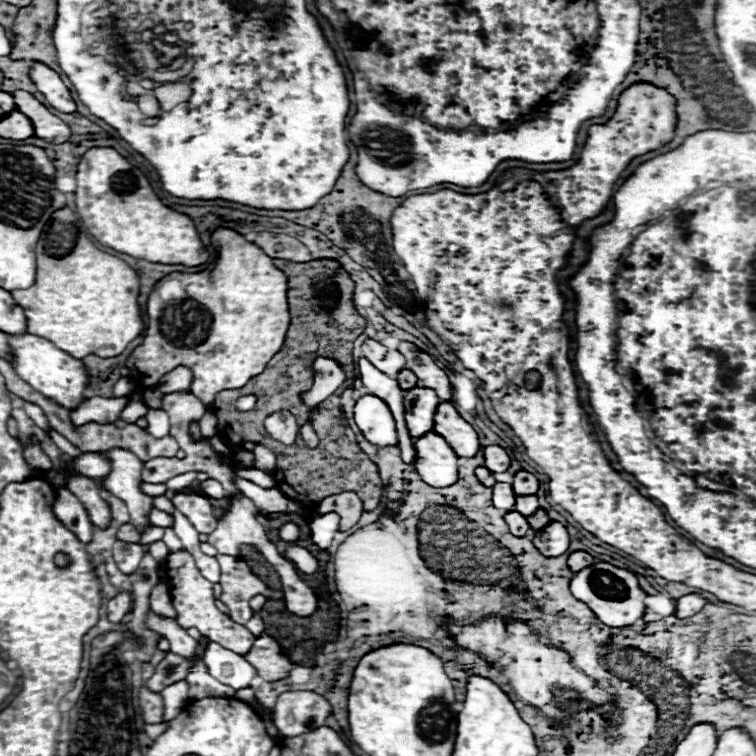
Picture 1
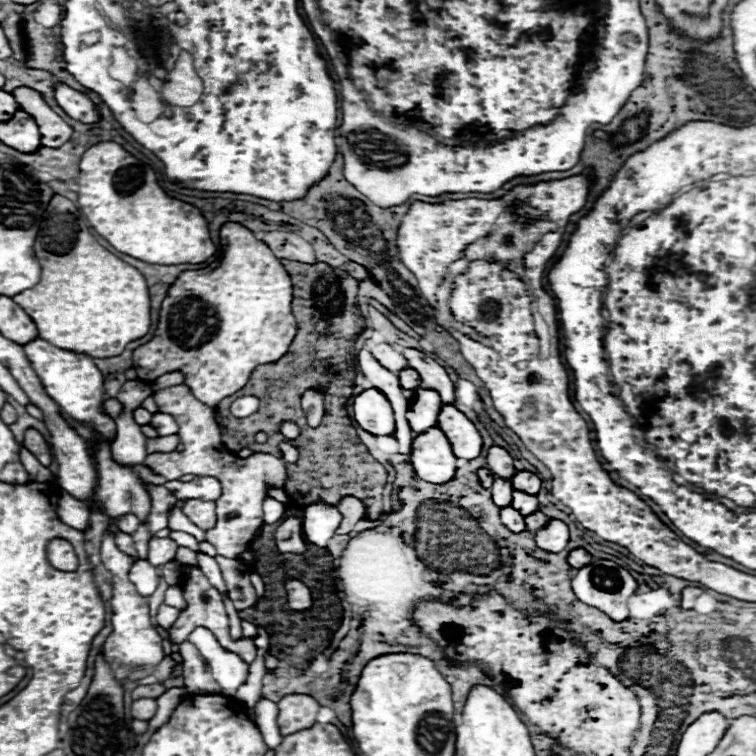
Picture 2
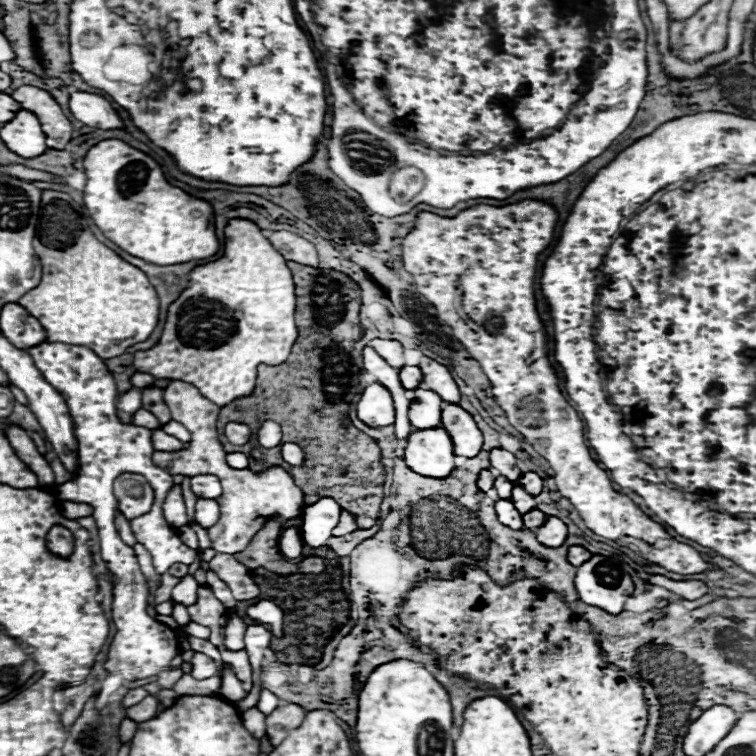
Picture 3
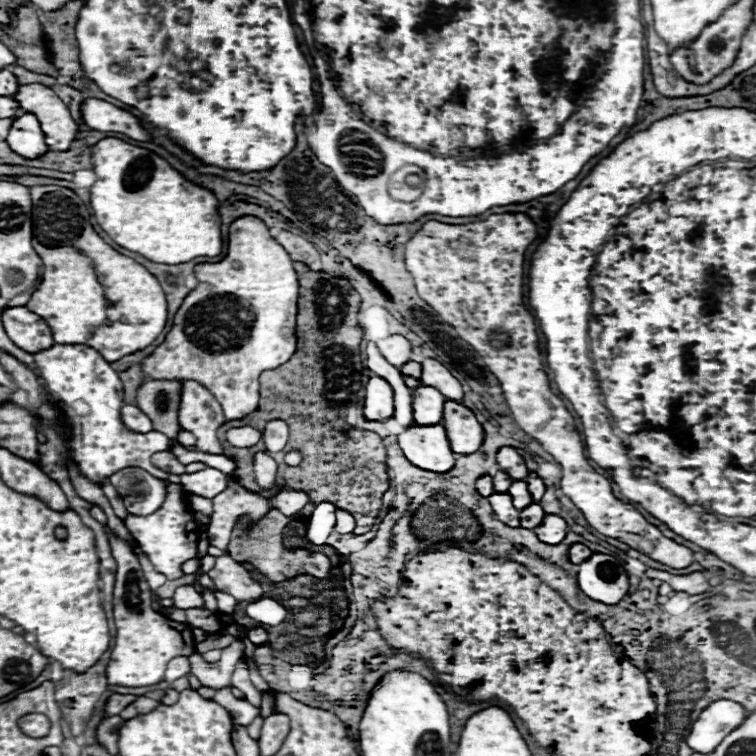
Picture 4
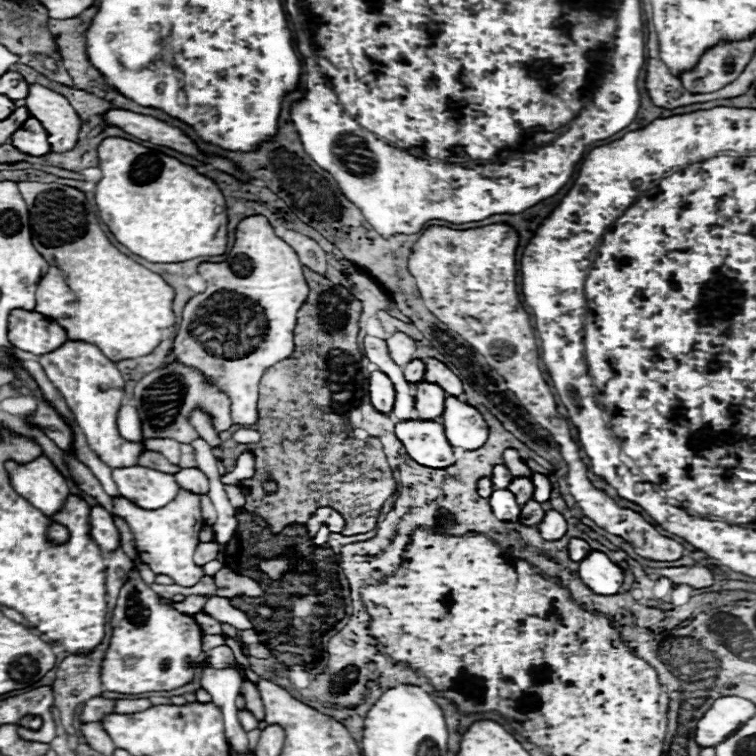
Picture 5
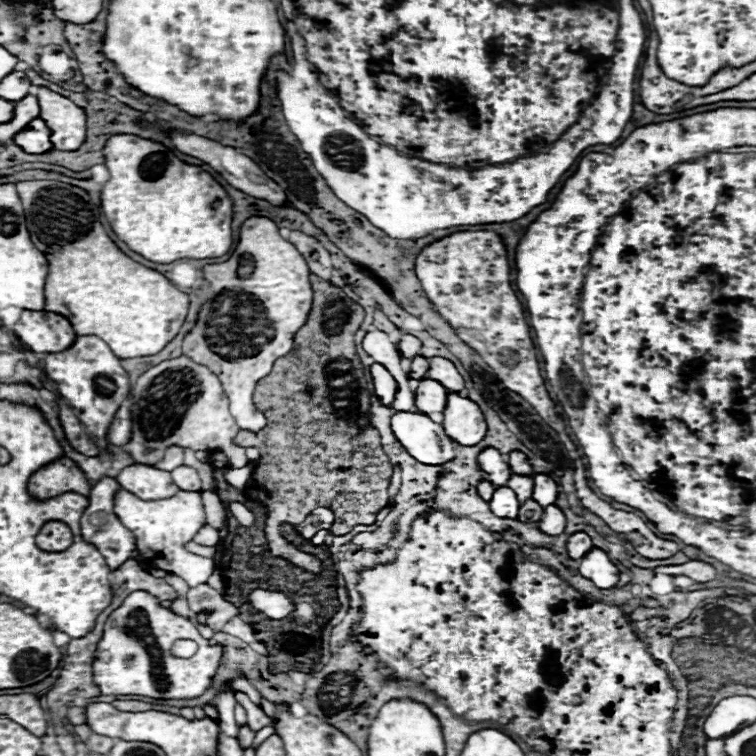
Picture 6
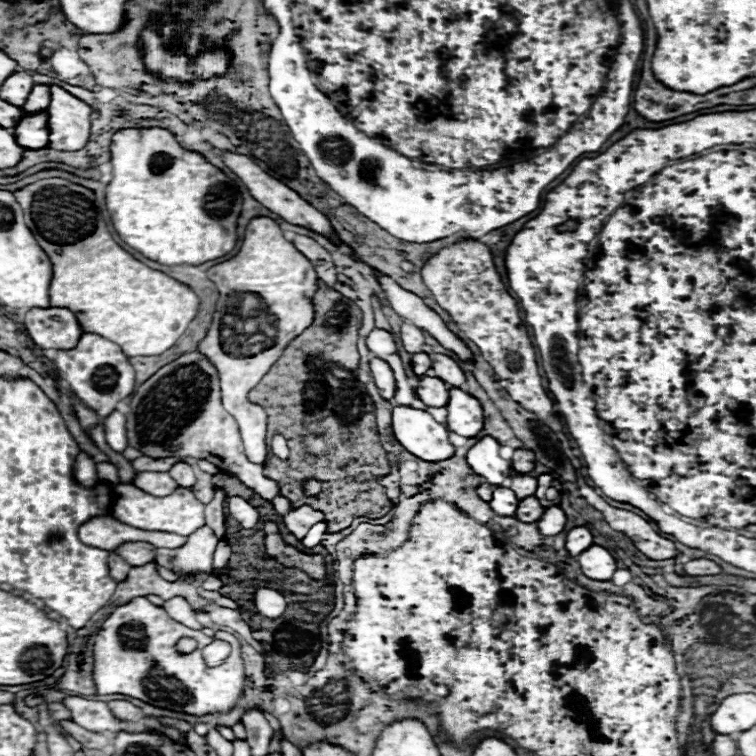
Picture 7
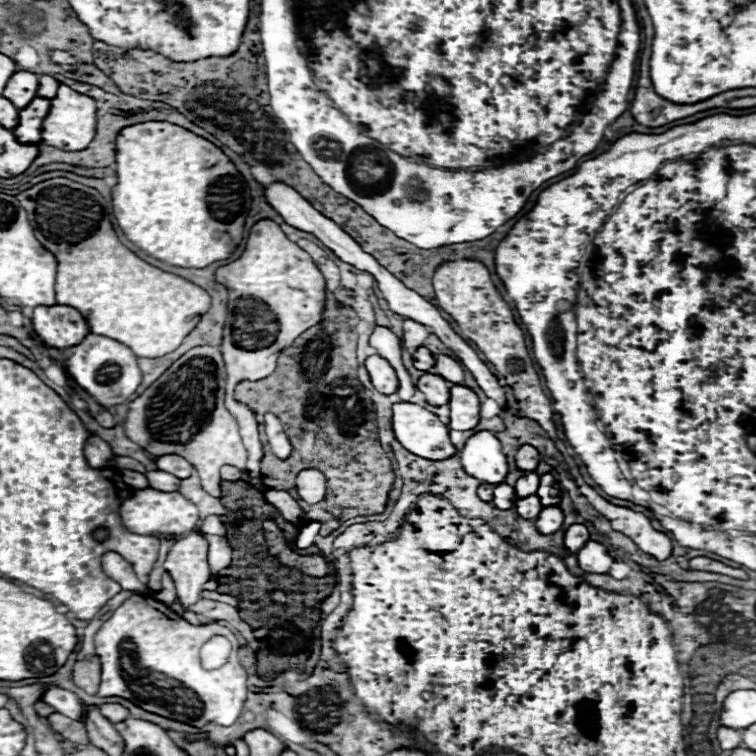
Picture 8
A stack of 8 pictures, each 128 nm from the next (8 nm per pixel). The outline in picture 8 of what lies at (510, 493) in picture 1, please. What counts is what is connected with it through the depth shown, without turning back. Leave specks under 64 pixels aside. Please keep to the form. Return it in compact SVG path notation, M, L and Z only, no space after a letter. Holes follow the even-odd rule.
M488 430L476 432L466 440L460 460L468 476L474 476L486 484L500 484L508 474L508 462L502 454L500 440Z

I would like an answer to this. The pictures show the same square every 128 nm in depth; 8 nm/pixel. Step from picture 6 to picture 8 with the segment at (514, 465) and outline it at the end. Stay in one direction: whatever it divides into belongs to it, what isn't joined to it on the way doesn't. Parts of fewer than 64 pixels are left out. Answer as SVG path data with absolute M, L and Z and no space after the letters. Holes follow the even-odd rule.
M524 444L524 446L518 448L518 452L516 452L516 466L518 466L520 470L532 472L532 470L536 470L538 462L540 462L540 452L538 452L534 446Z

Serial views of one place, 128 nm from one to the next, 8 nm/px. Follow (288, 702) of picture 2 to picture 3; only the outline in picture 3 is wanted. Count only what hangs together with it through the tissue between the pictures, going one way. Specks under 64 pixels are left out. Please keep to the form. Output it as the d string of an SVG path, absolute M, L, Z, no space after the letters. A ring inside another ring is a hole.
M282 704L272 714L266 716L266 734L270 738L270 744L276 748L288 734L288 730L294 730L302 724L306 716L306 710L298 704Z

